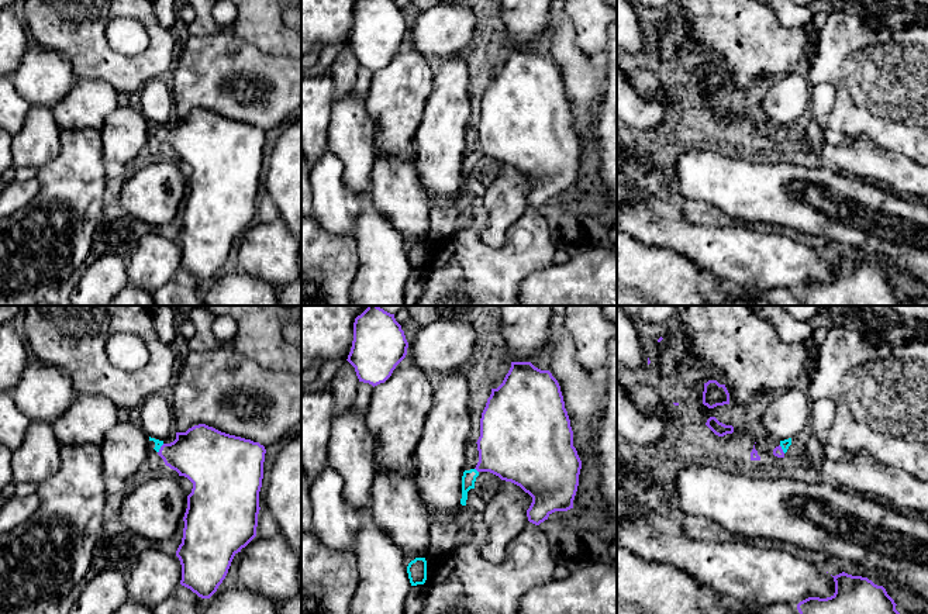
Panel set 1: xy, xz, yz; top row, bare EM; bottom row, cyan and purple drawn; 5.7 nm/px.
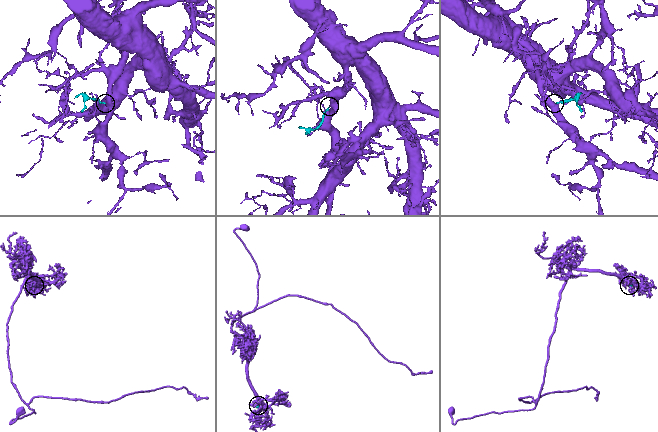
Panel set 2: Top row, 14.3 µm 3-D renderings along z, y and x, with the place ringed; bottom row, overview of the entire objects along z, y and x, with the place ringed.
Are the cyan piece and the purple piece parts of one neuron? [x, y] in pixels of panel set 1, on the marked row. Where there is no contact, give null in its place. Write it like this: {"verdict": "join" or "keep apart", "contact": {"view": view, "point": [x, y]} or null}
{"verdict": "join", "contact": {"view": "xz", "point": [476, 471]}}

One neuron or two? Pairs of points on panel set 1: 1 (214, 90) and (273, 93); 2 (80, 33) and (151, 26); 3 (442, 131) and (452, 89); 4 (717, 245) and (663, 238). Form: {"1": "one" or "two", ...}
{"1": "one", "2": "one", "3": "one", "4": "one"}

